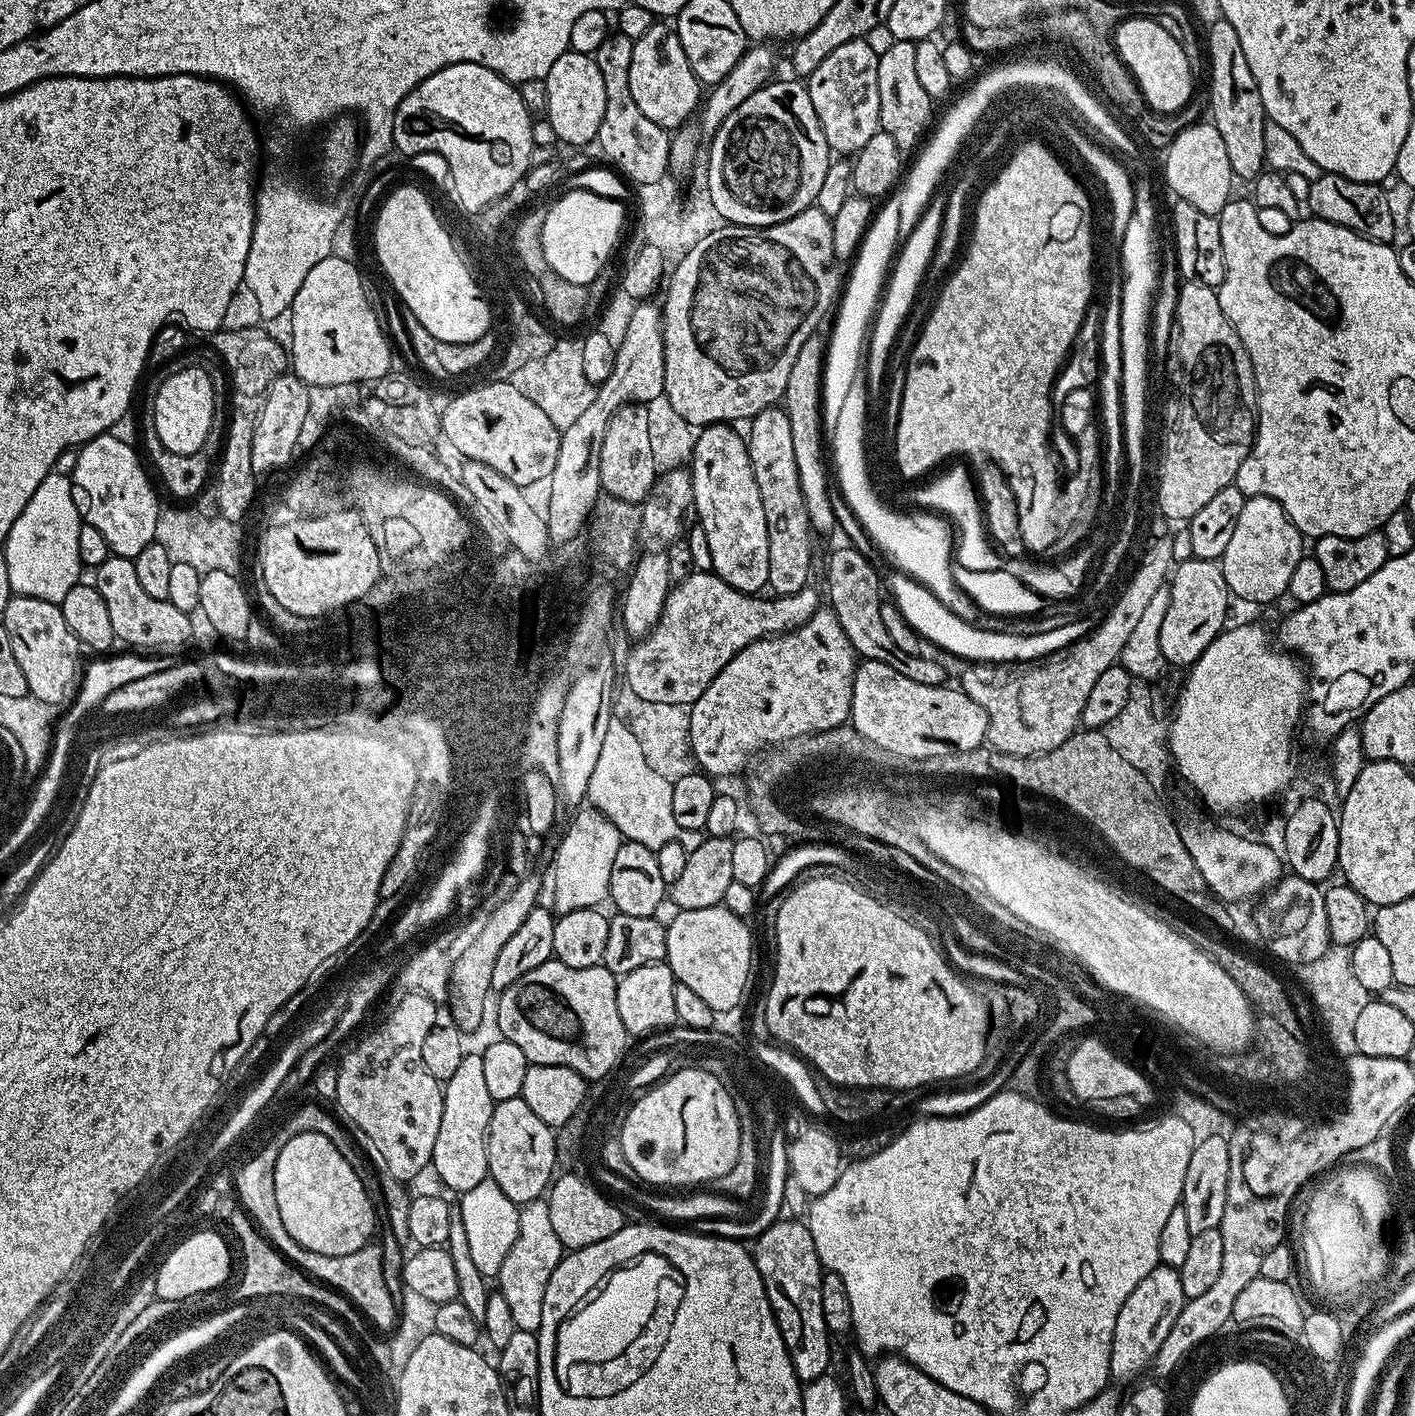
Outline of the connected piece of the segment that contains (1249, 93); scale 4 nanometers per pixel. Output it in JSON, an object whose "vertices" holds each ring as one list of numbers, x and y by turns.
{"vertices":[[1223,18,1208,28,1206,36,1206,64,1212,67,1212,104,1210,100,1210,122,1222,134,1222,142,1226,146,1226,154,1230,157,1233,177,1240,176,1245,182,1251,182,1265,171,1265,121,1262,98,1258,94,1258,82,1254,82,1254,74,1250,74,1250,66,1246,63,1246,54,1242,54,1242,45,1238,42,1238,33,1234,26]]}

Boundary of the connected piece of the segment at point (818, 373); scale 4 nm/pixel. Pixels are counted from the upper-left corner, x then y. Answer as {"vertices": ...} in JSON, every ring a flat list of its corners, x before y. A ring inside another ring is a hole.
{"vertices":[[819,331,810,334,806,342,802,342,802,350,798,350,798,358,794,358,794,366,790,366,790,378,786,381,786,390,782,407,790,418,790,439,794,445,794,462,798,466,798,482,802,486,802,498,806,502,806,514,812,523,813,533,828,532,838,517,830,506,830,472,824,469,824,452,826,456,826,429,822,423,822,405,820,389,824,386,824,358,826,340]]}

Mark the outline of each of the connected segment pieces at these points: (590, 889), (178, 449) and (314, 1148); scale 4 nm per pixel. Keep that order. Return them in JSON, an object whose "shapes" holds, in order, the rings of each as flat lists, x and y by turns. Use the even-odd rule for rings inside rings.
{"shapes":[[[584,806,577,812,580,813,569,822,552,856,552,900,556,903,555,911,560,914,595,908,608,900,610,869,614,867,614,858,622,843,618,826,607,820,597,808]],[[190,368,170,377,163,377,160,382,156,388,156,397,152,400,150,423,154,430,158,430,162,446,166,446,166,450,174,450,174,454,194,454,201,451,214,418,214,386,210,386,210,378,202,369]],[[320,1133,298,1134,286,1142,277,1156,277,1165,274,1166,274,1185,283,1225,286,1226,291,1238,306,1250,327,1256,354,1254,354,1250,369,1243,377,1231,377,1209,373,1208,370,1198,349,1163,342,1158,329,1138,323,1137]]]}

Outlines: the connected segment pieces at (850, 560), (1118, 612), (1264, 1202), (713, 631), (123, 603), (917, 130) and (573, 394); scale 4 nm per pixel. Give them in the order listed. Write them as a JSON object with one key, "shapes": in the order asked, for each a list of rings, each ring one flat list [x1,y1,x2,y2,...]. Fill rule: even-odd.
{"shapes":[[[840,548,829,558,826,600,838,622,841,623,841,628,845,631,855,655,866,660,886,662,886,666,894,666,898,674,906,674,906,678,911,678,914,682,944,684,946,678,940,660,929,662,926,658,914,658,910,654,905,654,890,639,890,634,886,626,882,626,882,618,878,614,876,591,879,588,881,591,882,576,876,573,875,566,858,549]],[[1172,543,1156,544,1152,552,1148,553,1147,559,1138,560,1135,567,1136,573,1133,574,1132,581,1125,586,1124,593,1113,602,1112,609,1104,616,1104,621,1101,624,1099,621,1085,639,1069,644,1063,649,1062,654,1053,654,1025,667,1028,669,1018,673,1013,680,1008,680,1007,674,1004,673,1007,671,998,670,995,664,968,662,963,665,964,669,960,672,958,687,967,696,974,698,974,702,978,702,982,710,986,710,988,719,986,740,989,745,993,744,991,747,995,751,1015,756,1040,756,1044,752,1062,746,1066,738,1070,738,1078,731,1082,724,1080,715,1086,706,1086,698,1090,698,1090,690,1094,690,1103,672,1110,670,1110,666,1117,664,1123,657,1126,642,1130,642,1130,634,1134,634,1143,612,1146,611,1146,606,1150,606,1154,594,1158,594,1158,590,1165,587,1174,567]],[[1228,1148,1230,1150,1230,1182,1226,1182,1226,1210,1222,1213,1222,1222,1219,1230,1222,1236,1222,1270,1219,1271,1218,1278,1214,1286,1198,1297,1189,1299,1185,1303,1182,1314,1178,1314,1178,1322,1174,1322,1174,1330,1170,1330,1170,1334,1166,1334,1166,1342,1162,1342,1162,1346,1158,1350,1158,1354,1153,1358,1150,1365,1151,1371,1156,1371,1160,1376,1172,1376,1175,1373,1173,1367,1180,1356,1200,1340,1201,1337,1210,1340,1209,1332,1223,1333,1223,1328,1230,1324,1232,1320,1232,1311,1234,1310,1234,1301,1238,1299,1238,1294,1242,1294,1242,1290,1246,1290,1246,1286,1250,1286,1250,1282,1254,1282,1260,1277,1262,1270,1262,1262,1266,1258,1266,1254,1270,1254,1270,1250,1274,1250,1274,1246,1285,1243,1286,1225,1289,1220,1289,1209,1292,1207,1292,1200,1295,1199,1299,1189,1296,1186,1296,1180,1292,1180,1292,1184,1288,1184,1288,1176,1284,1176,1284,1172,1268,1172,1268,1168,1260,1168,1260,1164,1256,1164,1256,1168,1248,1168,1248,1164,1240,1164,1240,1148]],[[692,572,680,583,677,583,675,587,669,591,666,602,664,603,664,609,662,614,658,618,656,627,648,633,647,636,637,639,636,644,632,648,632,653,628,656,628,661,624,664,624,672,622,668,622,676,625,676,626,687,630,690,634,690,634,694,638,694,638,698,646,698,646,702,670,702,671,704,686,704,691,706,693,702,700,697,706,690,706,686,710,686,710,682,714,682,714,678,719,672,726,666,726,662,730,662,730,658,734,658,738,655,743,648,750,646,750,642,755,640,761,640,763,636,779,636,785,632,793,632,795,628,801,628,813,614,816,613,816,609,821,607,822,596,812,589,812,586,805,586,802,590,798,590,794,594,789,596,777,596,773,595,772,600,767,600,767,595,753,594,751,592,739,592,734,590,734,586,730,586,721,576,716,575,715,572]],[[108,555,106,562,94,570,94,583,98,594,106,598,106,610,110,613,110,622,114,625,117,641,125,640,136,650,176,650,192,636,193,617,187,612,178,610,168,599,159,600,146,594,134,574,134,559,127,556]],[[892,40,889,45,888,49,880,52,878,62,880,130,890,134,890,138,894,138,894,142,898,142,901,153,908,154,912,147,915,149,925,139,926,133,933,123,934,101,930,94,926,94,926,89,920,85,919,79,916,77,915,43]],[[560,338,548,356,519,367,508,383,521,391,540,410,545,411,550,422,553,422,560,431,570,426,596,397,595,385,590,383,583,373,582,344,578,338,574,340]]]}

